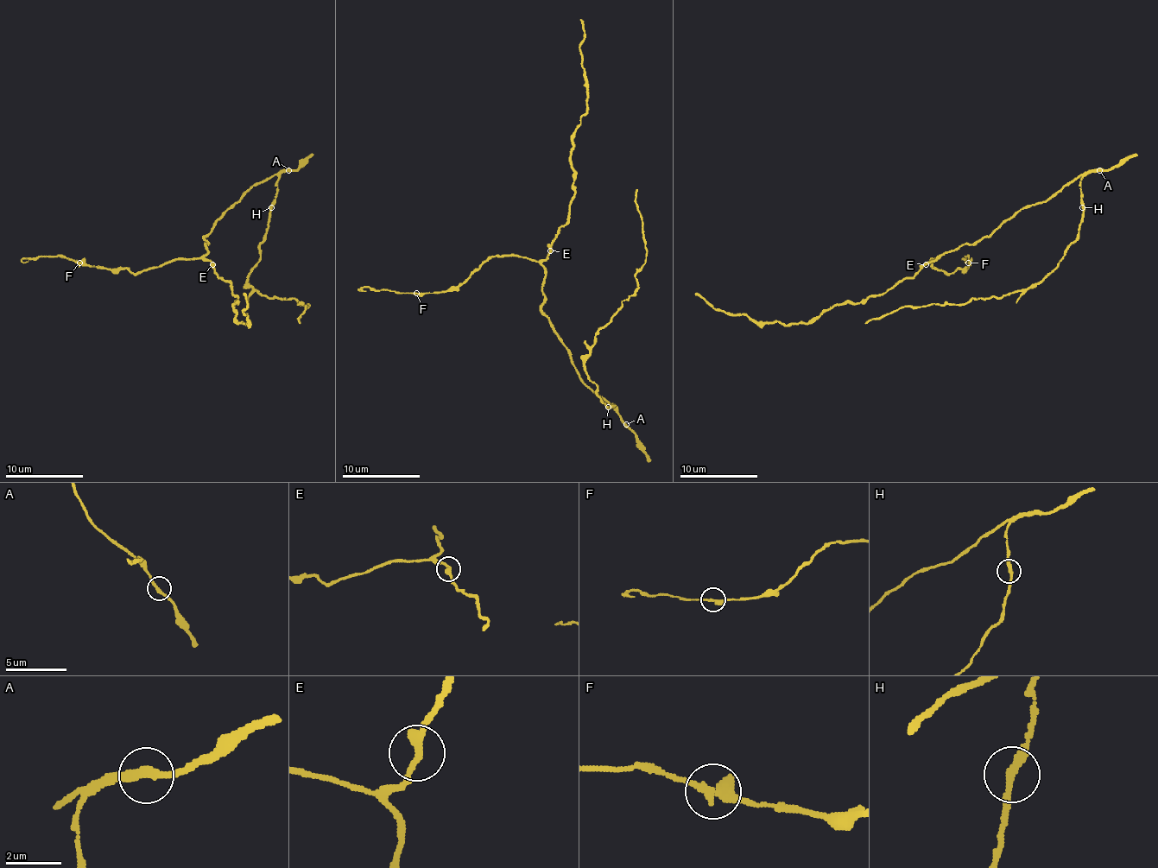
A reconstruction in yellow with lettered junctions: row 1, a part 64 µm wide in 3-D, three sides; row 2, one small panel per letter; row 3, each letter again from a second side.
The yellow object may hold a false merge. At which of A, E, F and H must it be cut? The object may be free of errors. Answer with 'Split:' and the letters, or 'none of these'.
Split: F

